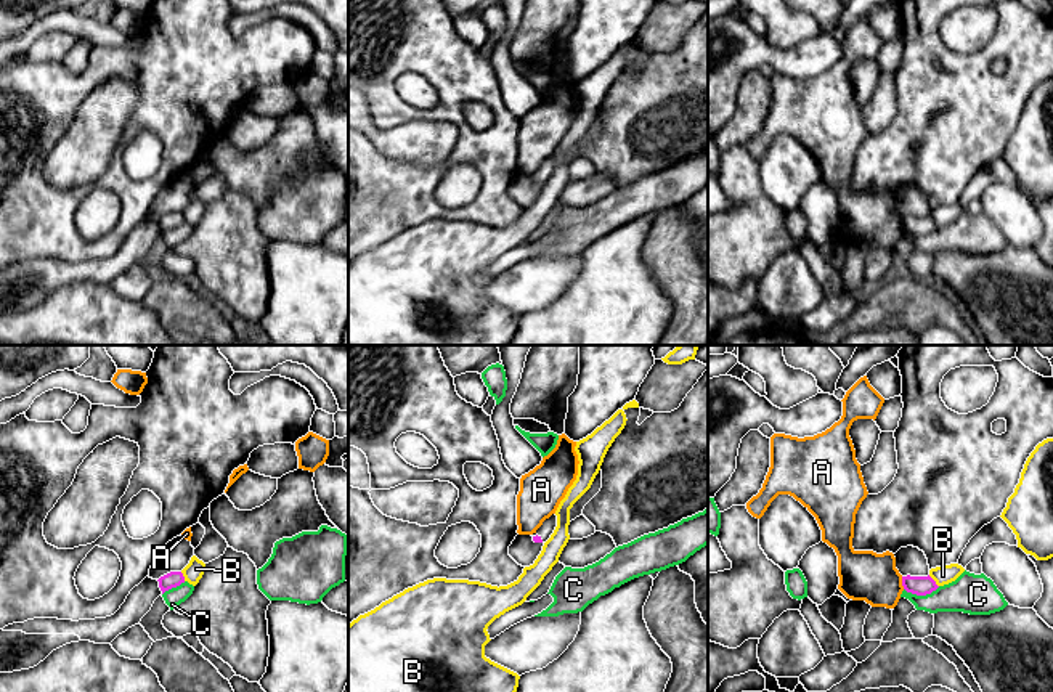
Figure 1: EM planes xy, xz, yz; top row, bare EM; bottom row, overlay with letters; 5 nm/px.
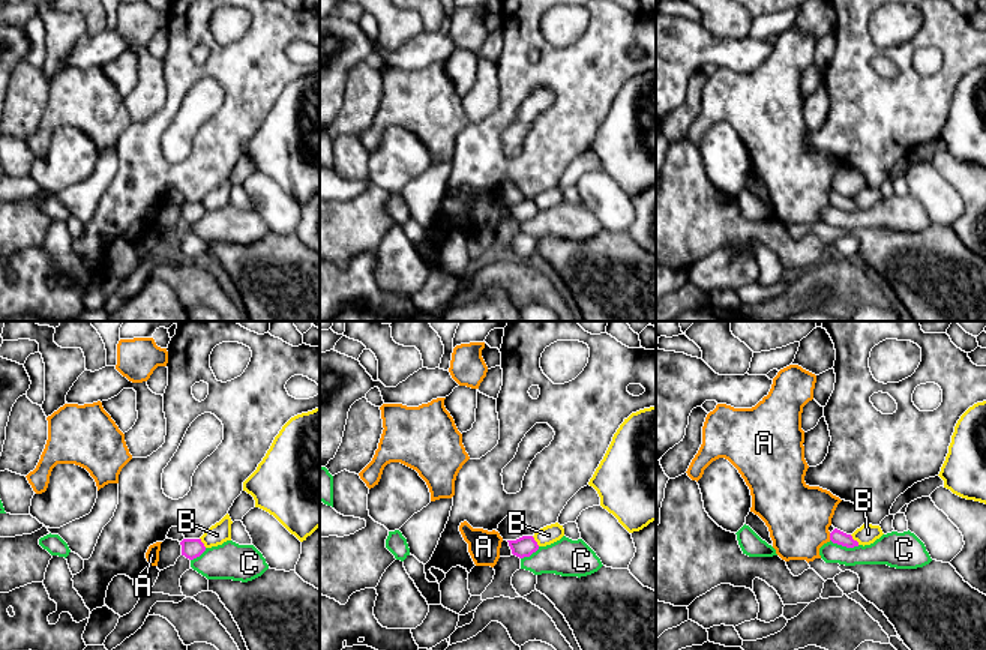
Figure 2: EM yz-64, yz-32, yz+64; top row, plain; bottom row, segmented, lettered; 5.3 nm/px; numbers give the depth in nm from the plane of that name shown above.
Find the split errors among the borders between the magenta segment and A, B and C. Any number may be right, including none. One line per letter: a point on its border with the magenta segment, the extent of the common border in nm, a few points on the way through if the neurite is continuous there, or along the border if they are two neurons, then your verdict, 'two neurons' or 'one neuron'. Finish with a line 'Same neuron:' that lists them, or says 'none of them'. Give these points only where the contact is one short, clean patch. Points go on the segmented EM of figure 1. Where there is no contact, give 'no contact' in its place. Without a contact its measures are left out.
A: meets magenta in yz at (902, 583); contact 70 nm long; border along yz (901, 577), (904, 588); two neurons
B: meets magenta in yz at (935, 582); contact 80 nm long; two neurons
C: meets magenta in yz at (922, 594); contact 180 nm long; two neurons
Same neuron: none of them

